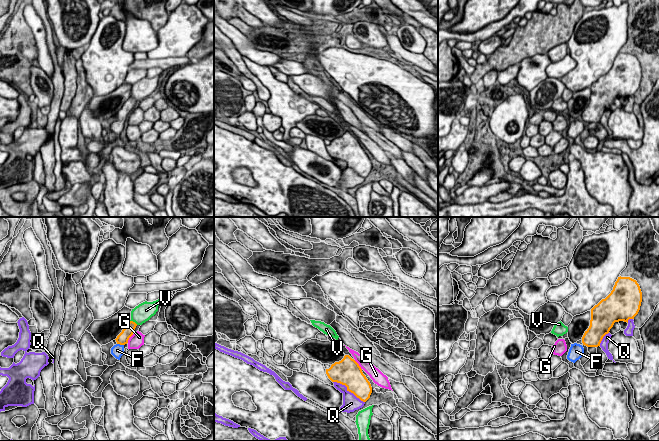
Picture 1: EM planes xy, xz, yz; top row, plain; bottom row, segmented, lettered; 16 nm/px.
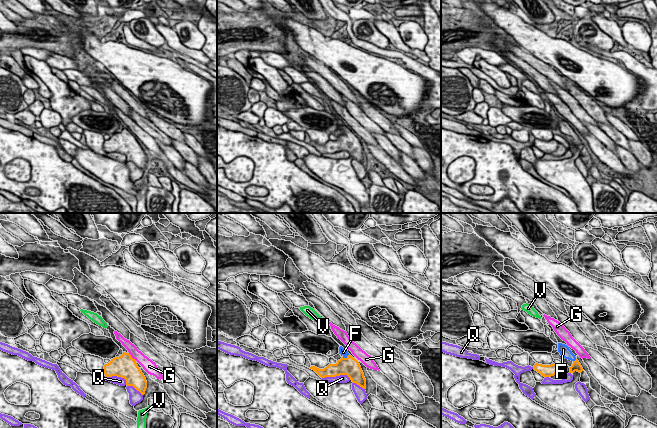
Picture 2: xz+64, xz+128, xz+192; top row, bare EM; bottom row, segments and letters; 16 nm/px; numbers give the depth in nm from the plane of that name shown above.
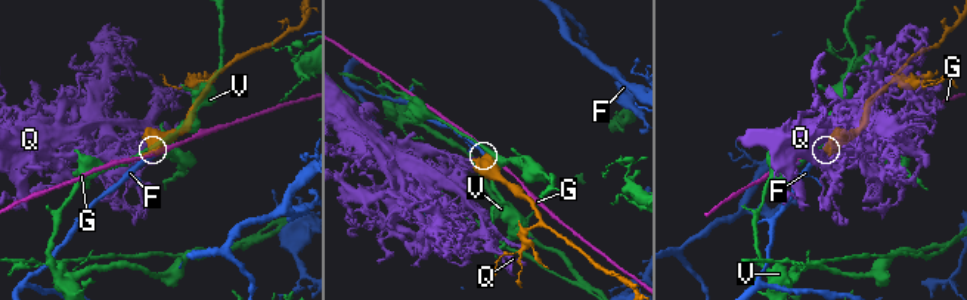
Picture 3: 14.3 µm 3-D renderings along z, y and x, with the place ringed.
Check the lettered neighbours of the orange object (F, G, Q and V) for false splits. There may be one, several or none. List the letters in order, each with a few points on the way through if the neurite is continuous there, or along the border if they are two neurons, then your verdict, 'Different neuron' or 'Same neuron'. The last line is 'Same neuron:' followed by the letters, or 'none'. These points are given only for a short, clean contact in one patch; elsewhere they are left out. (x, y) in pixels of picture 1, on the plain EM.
F: Path across: xy (122, 115), (120, 120), (117, 126). Same neuron
G: Boundary: xz (354, 136), (361, 145). Different neuron
Q: Different neuron
V: Different neuron
Same neuron: F

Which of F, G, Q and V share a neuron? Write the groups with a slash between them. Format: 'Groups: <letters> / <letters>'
Groups: F / G / Q / V

